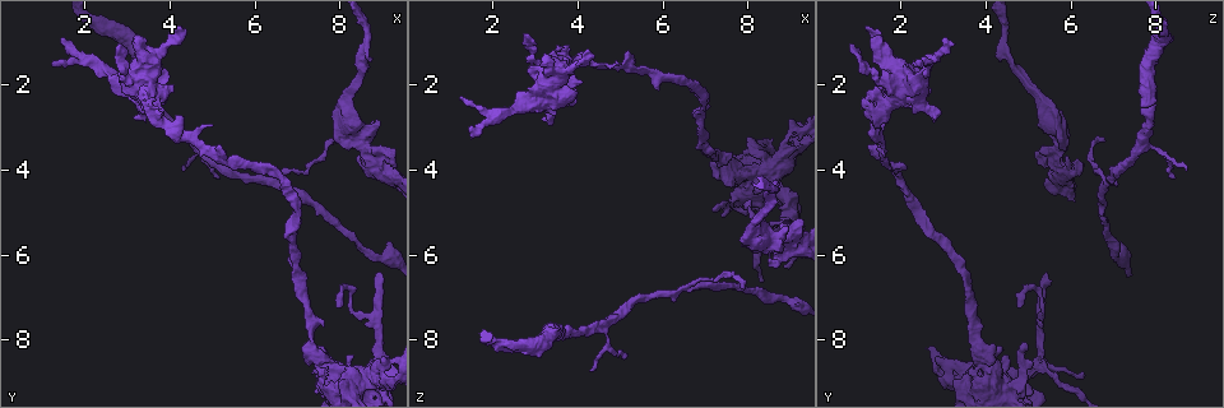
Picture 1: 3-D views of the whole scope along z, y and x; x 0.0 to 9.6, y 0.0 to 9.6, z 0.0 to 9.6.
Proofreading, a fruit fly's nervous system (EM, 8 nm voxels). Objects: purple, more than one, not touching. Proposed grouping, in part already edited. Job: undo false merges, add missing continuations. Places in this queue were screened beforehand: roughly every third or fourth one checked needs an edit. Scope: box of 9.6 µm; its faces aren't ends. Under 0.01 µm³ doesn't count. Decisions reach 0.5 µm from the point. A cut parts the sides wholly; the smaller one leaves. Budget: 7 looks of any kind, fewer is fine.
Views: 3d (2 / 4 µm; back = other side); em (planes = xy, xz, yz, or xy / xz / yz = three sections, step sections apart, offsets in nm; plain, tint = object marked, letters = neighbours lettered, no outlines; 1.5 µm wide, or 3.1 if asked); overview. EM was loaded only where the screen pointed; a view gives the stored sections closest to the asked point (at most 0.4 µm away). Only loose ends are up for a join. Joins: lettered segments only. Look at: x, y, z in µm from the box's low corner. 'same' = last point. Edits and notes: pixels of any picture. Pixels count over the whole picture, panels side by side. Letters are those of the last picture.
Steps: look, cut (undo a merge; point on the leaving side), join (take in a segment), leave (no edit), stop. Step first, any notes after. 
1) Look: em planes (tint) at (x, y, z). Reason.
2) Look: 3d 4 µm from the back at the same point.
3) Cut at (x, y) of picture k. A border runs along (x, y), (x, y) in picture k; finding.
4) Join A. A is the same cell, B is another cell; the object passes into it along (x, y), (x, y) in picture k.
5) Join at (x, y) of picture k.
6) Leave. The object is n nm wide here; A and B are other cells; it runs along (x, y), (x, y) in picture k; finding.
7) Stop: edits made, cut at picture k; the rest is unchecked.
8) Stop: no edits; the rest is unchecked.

Look: em planes (letters) at (4.25, 4.05, 8.70). Tapers out.

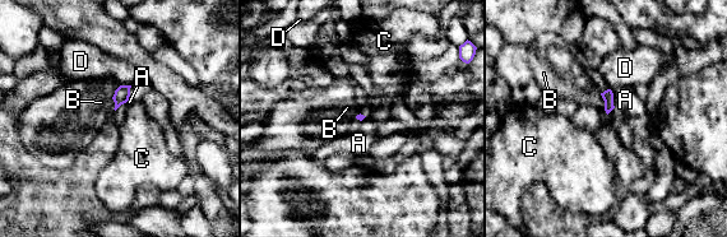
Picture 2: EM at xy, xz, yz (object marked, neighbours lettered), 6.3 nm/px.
Leave. A, B, C and D are other cells; a border runs along (600, 93), (605, 107) in picture 2; none of them fits.

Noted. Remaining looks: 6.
Look: em planes (tint) at (8.90, 8.60, 5.15). Thick turns thin.

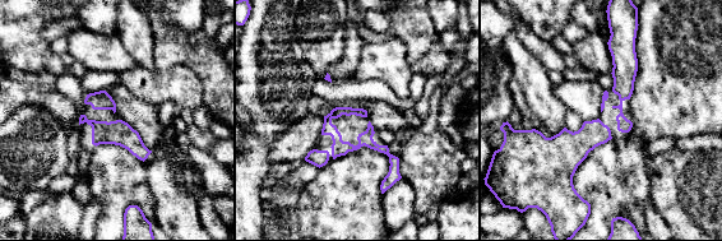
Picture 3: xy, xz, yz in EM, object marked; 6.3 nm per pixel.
Look: em planes (letters) at the same point.

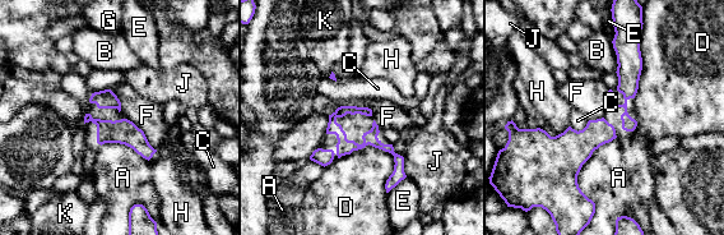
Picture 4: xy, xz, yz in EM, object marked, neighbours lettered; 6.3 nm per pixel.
Leave. A, B, C, D, E, F, G, H, J and K are other cells; one neuron here.

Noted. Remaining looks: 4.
Look: 3d 4 µm at (1.45, 0.95, 3.00). Branch stops here.

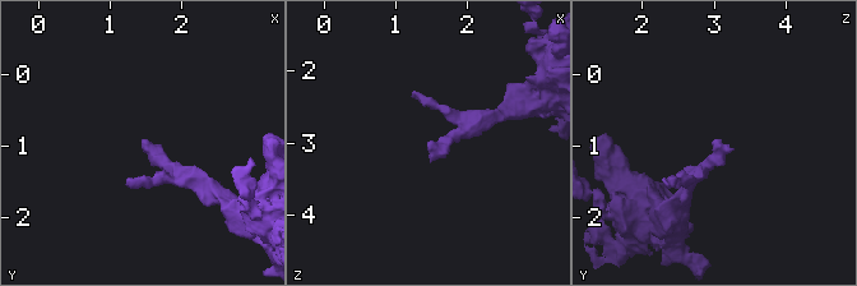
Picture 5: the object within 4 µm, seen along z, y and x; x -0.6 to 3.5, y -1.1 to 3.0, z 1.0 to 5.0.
Look: em planes (letters) at (1.45, 0.90, 3.10). Shape alone is not enough.

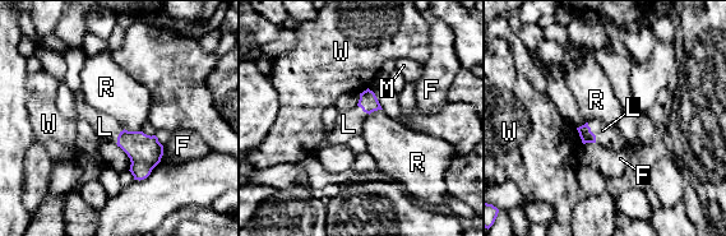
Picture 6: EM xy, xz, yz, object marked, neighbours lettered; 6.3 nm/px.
Join L. L is the same cell, F, M, R and W are other cells; the object passes into it along (585, 132), (592, 133), (607, 135) in picture 6; the neuron continues.

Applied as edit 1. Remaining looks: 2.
Stop: edits made, join at picture 6; the rest is unchecked.

